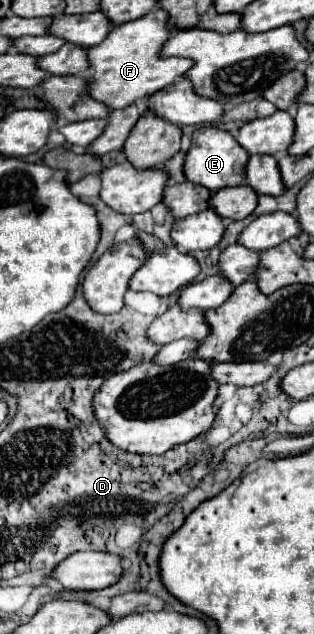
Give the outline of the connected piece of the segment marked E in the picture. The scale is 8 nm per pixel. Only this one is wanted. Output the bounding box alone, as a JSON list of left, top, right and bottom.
[182,127,248,193]

